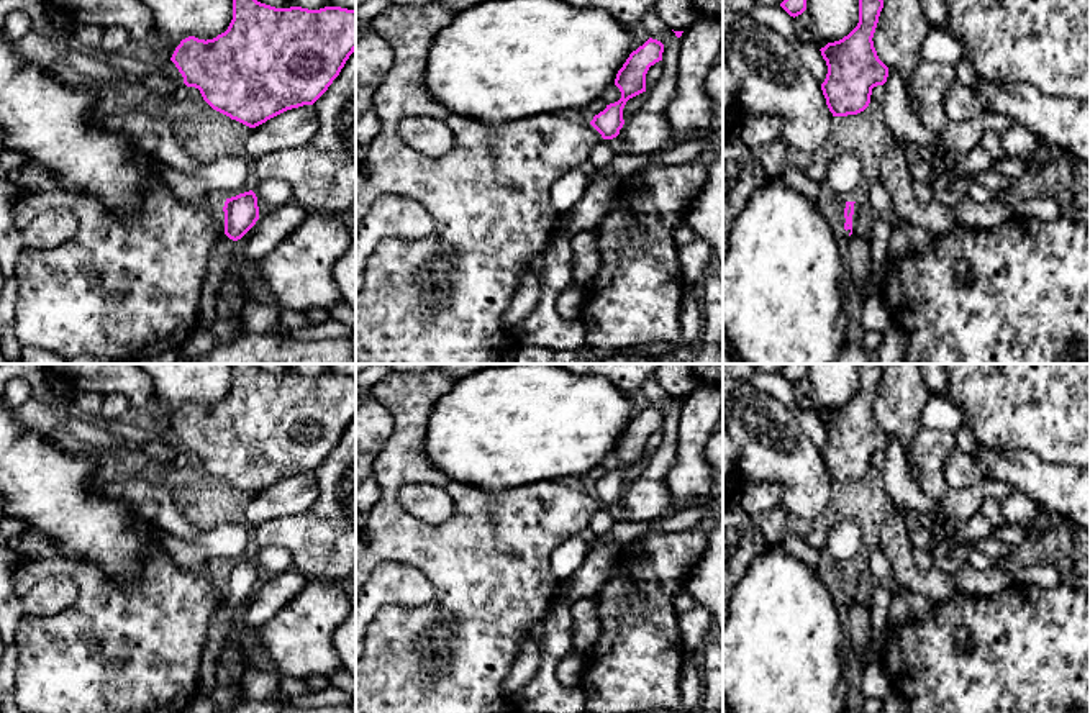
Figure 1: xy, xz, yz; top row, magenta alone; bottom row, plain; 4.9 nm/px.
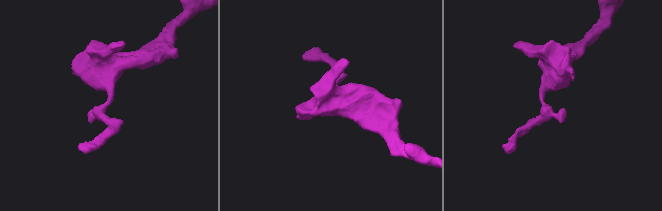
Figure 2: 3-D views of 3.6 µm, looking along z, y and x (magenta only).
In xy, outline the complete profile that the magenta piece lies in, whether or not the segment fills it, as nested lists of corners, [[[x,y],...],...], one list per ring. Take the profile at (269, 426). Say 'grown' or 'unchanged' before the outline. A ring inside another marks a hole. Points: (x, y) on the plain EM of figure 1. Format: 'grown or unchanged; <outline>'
unchanged; [[[234,364],[228,397],[207,408],[195,403],[182,406],[170,428],[184,451],[198,456],[213,477],[256,495],[287,477],[313,472],[354,418],[356,377],[275,375],[254,364]]]

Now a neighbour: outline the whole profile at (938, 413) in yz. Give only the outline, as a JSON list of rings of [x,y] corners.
[[[929,393],[921,411],[923,428],[956,433],[964,423],[964,413],[951,400]]]

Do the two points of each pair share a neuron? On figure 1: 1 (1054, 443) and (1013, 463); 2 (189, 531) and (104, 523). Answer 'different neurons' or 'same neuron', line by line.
1: different neurons
2: different neurons

